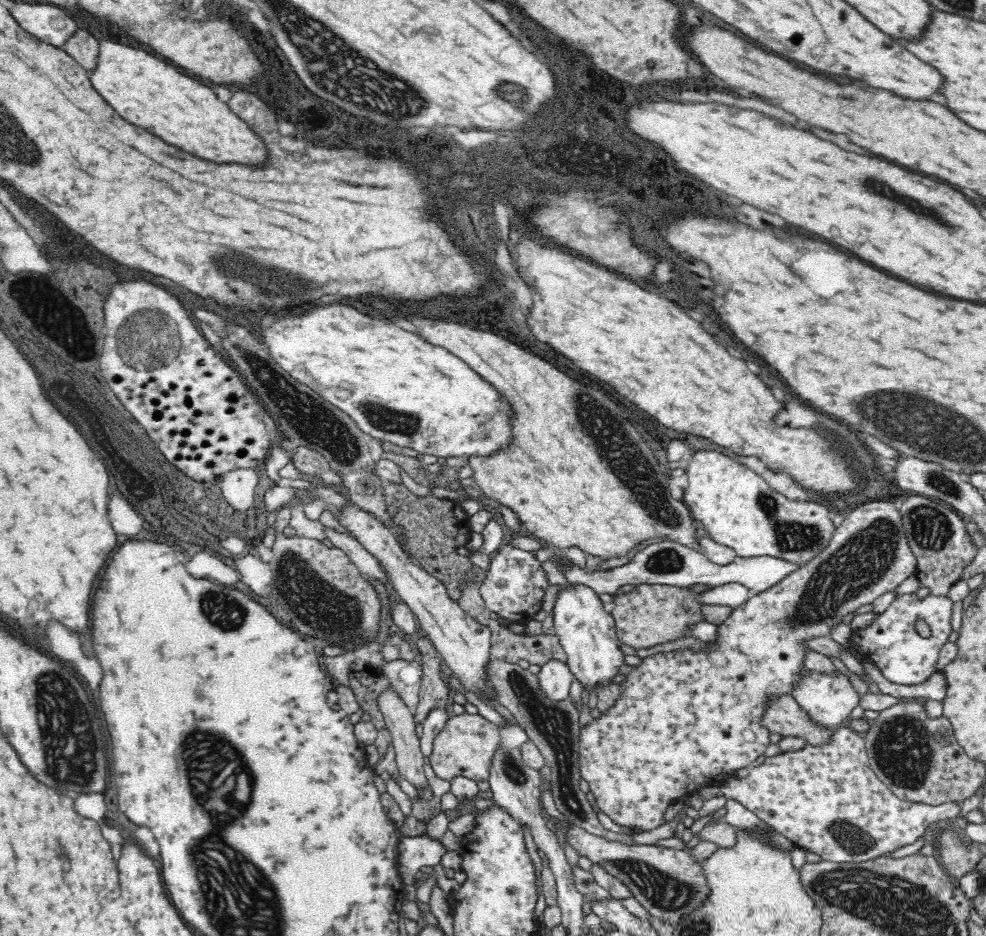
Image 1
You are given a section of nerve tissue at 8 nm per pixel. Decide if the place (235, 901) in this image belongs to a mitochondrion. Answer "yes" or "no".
yes

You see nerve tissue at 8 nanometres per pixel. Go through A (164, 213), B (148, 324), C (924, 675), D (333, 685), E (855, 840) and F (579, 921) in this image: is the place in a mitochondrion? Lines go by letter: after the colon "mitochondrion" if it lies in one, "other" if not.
A: other
B: mitochondrion
C: other
D: other
E: mitochondrion
F: other

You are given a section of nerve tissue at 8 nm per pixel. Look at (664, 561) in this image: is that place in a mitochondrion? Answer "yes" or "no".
yes

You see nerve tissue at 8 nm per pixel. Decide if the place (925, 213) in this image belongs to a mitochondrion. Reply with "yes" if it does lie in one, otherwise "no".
yes

